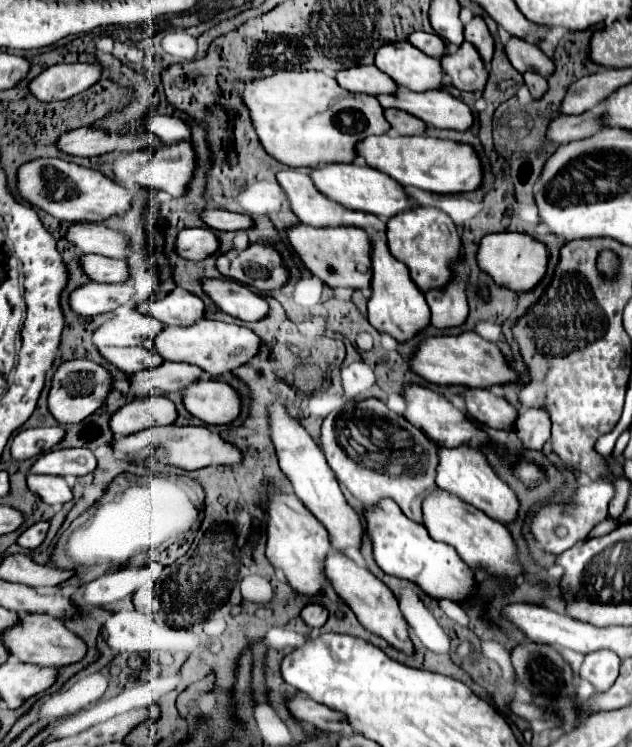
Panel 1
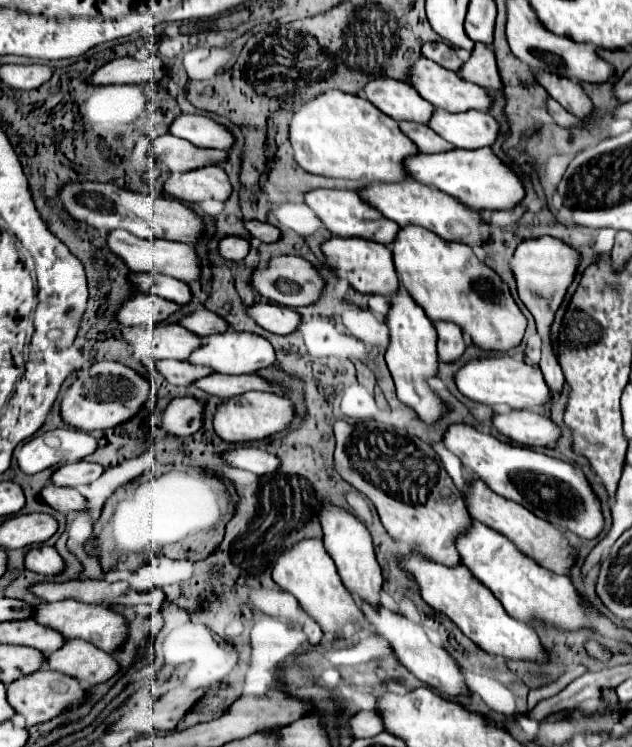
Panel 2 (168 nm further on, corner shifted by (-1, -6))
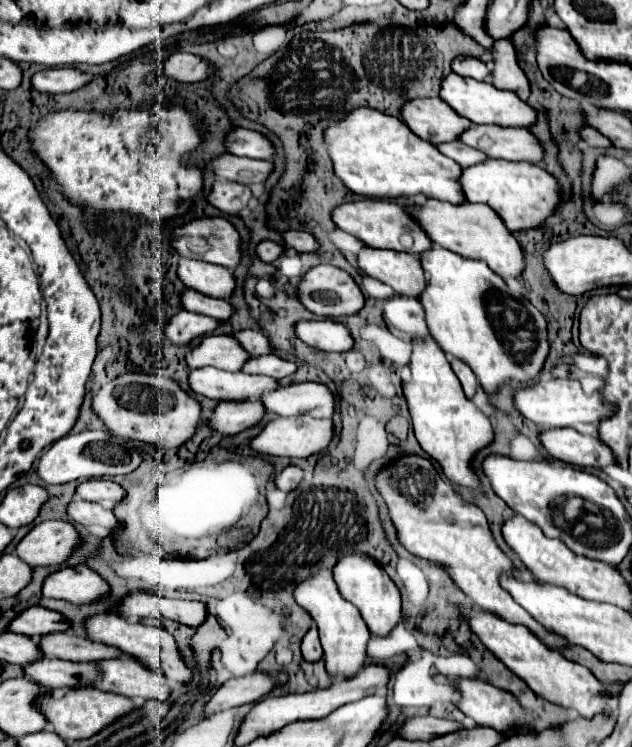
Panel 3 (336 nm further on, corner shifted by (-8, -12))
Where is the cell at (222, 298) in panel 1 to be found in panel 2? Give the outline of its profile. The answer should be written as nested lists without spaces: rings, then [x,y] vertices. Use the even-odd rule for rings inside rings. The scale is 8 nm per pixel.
[[[255,302],[245,310],[261,328],[275,334],[289,334],[301,322],[301,316],[293,308],[285,308],[269,302]]]

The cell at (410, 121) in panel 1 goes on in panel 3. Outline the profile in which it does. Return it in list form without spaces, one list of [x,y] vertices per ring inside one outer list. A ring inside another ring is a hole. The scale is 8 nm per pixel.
[[[456,140],[456,142],[440,144],[438,150],[440,150],[444,156],[456,160],[462,168],[468,168],[468,166],[472,166],[472,164],[480,164],[480,160],[488,160],[486,154],[480,154],[476,148],[470,148],[470,146],[466,146],[464,142],[458,142],[458,140]]]

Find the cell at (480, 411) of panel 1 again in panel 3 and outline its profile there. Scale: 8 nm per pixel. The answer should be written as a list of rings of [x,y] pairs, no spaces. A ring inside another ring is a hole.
[[[574,428],[544,430],[540,436],[544,448],[558,460],[580,468],[606,468],[616,464],[612,450],[590,434],[580,434]]]

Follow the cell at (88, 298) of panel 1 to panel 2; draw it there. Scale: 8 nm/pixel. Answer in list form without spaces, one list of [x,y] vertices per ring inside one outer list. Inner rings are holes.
[[[135,294],[131,298],[127,298],[119,308],[117,308],[117,322],[121,326],[137,326],[137,324],[145,324],[145,326],[157,326],[159,322],[167,320],[175,310],[179,308],[179,304],[169,302],[161,296],[155,294]]]

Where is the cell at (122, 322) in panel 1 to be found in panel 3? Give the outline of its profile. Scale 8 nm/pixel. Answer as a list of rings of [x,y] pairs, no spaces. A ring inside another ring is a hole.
[[[216,334],[202,338],[202,342],[186,356],[186,362],[192,370],[212,366],[218,370],[240,372],[244,360],[250,360],[250,354],[240,346],[236,338]]]

